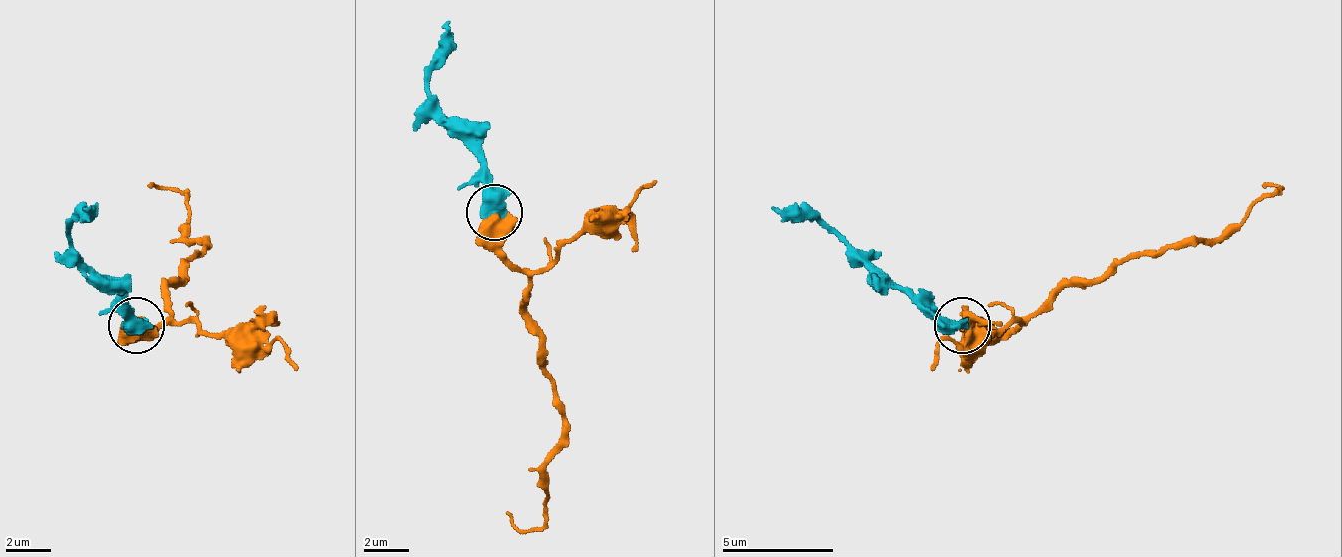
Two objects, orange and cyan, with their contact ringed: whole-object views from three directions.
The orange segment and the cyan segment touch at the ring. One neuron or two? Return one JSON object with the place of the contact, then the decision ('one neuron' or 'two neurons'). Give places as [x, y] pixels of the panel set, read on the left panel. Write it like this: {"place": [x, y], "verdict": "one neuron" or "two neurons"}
{"place": [136, 325], "verdict": "two neurons"}

